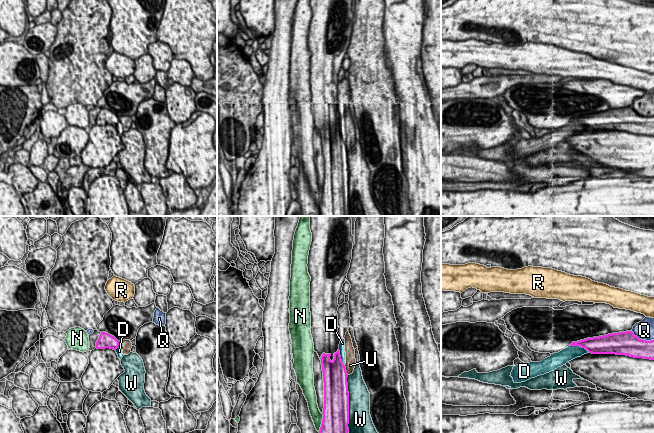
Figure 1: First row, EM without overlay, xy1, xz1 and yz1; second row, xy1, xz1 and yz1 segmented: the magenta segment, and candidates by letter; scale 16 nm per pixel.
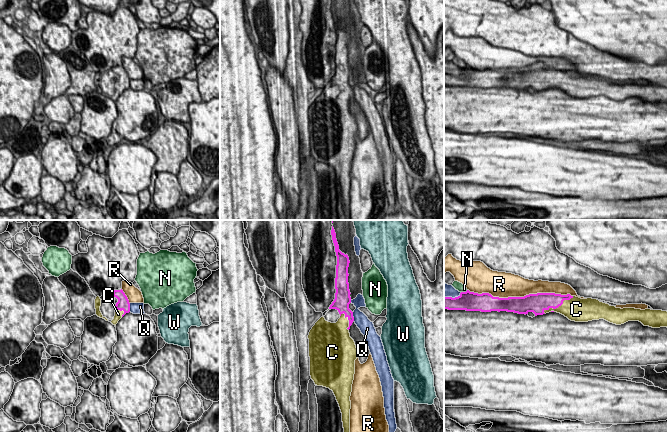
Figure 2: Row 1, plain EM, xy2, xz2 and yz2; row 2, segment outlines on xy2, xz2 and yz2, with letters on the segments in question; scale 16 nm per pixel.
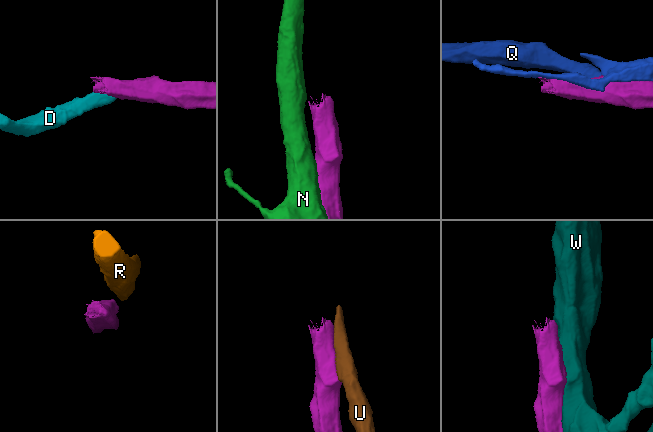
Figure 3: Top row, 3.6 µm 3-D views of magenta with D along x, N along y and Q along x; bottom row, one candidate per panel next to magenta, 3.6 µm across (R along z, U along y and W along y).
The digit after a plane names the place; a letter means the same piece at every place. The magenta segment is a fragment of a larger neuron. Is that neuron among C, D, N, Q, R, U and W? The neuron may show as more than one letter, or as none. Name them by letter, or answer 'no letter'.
C

